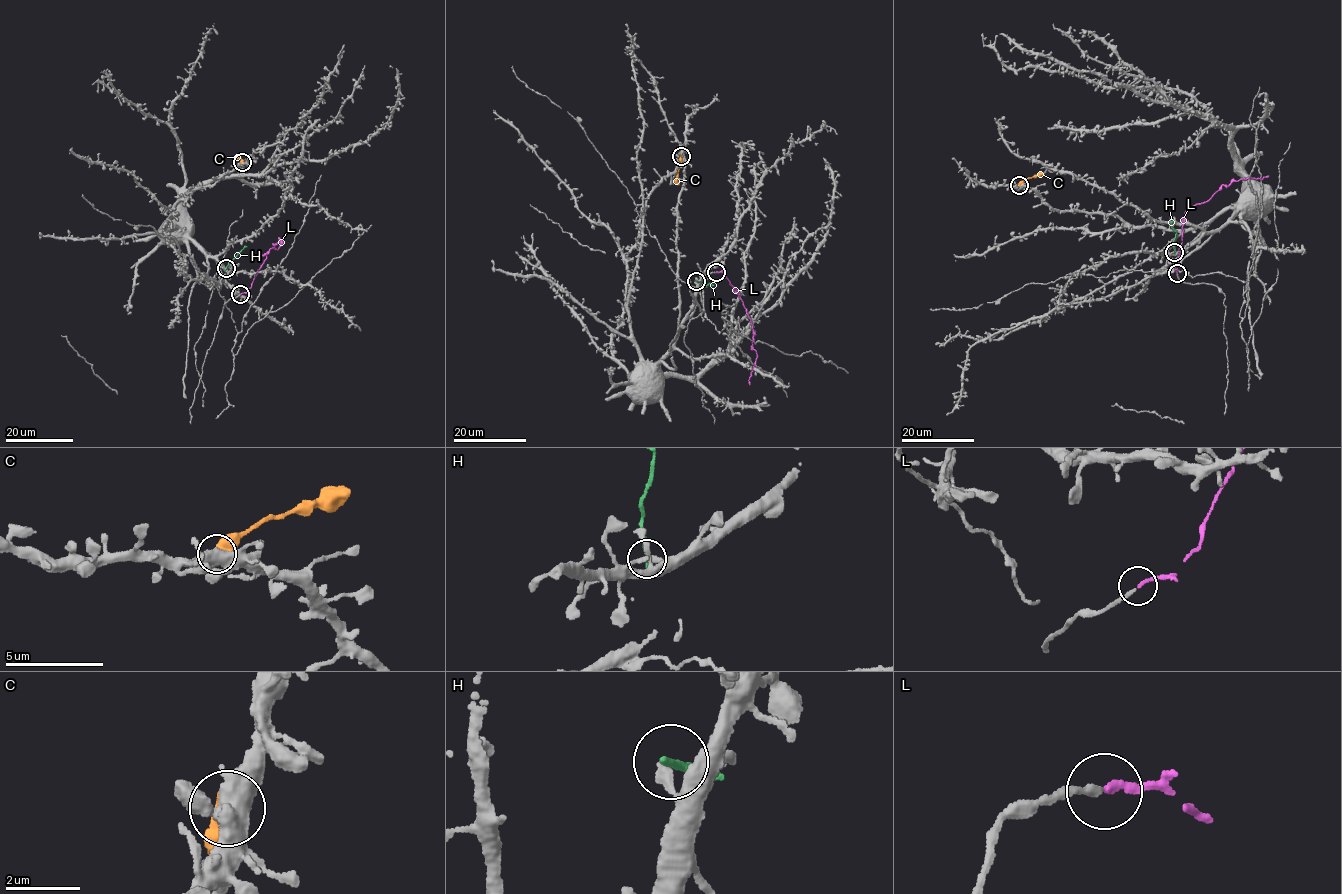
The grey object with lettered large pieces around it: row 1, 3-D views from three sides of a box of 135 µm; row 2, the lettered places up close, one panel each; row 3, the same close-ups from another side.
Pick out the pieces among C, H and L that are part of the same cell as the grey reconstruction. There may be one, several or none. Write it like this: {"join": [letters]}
{"join": ["L"]}

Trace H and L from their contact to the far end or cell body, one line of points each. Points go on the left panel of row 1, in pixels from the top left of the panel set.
H: (225, 268), (246, 246)
L: (240, 294), (246, 293), (251, 286), (267, 251), (277, 250), (279, 241), (283, 241), (273, 244)

